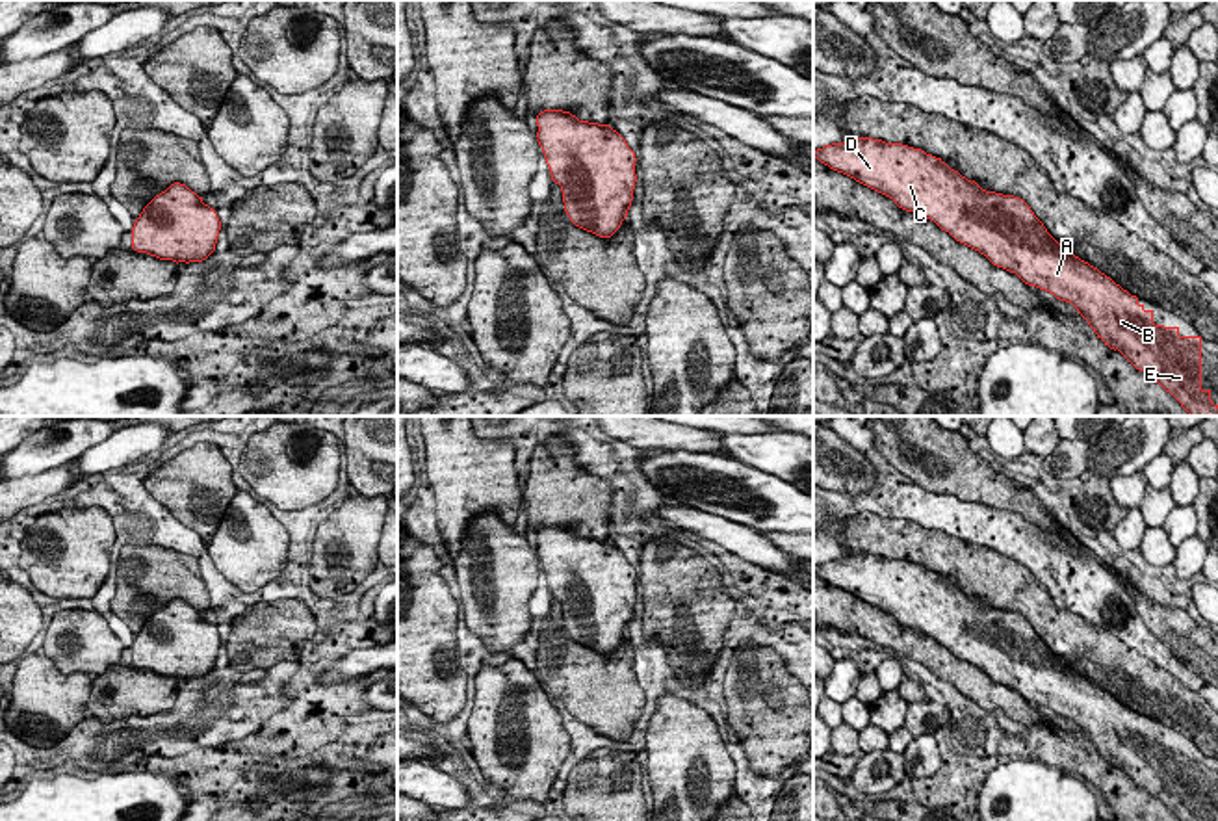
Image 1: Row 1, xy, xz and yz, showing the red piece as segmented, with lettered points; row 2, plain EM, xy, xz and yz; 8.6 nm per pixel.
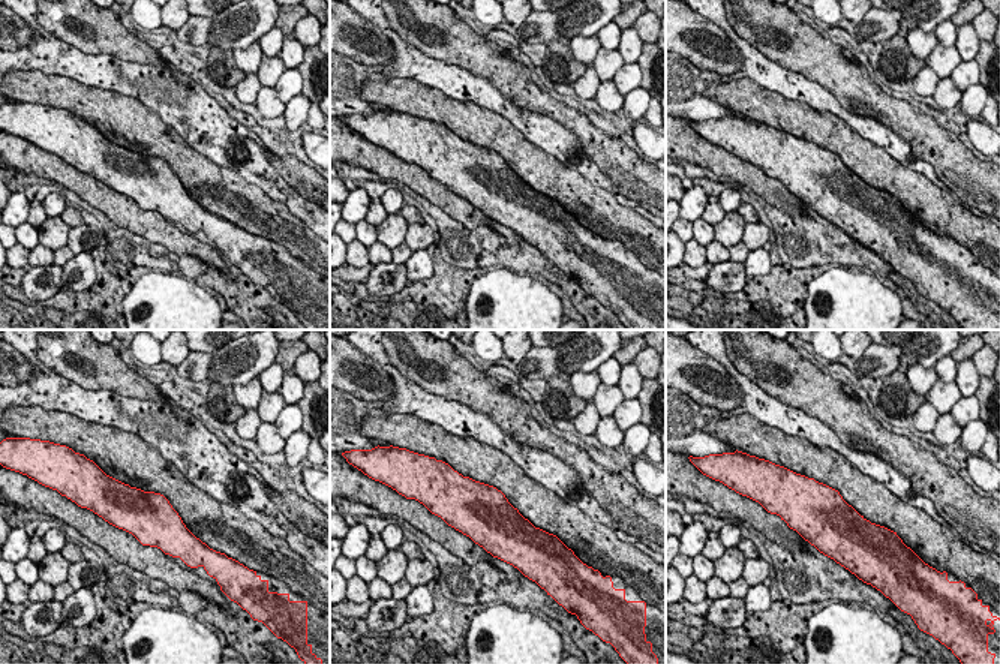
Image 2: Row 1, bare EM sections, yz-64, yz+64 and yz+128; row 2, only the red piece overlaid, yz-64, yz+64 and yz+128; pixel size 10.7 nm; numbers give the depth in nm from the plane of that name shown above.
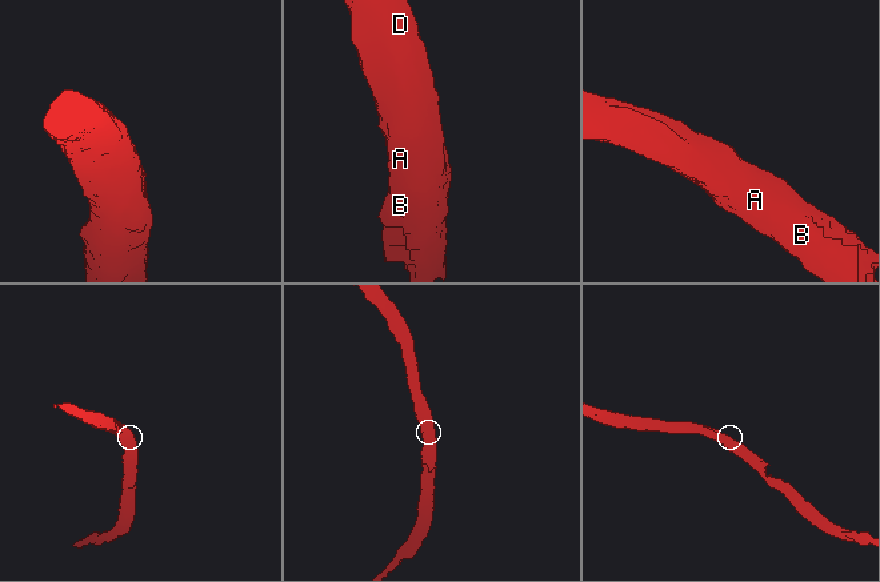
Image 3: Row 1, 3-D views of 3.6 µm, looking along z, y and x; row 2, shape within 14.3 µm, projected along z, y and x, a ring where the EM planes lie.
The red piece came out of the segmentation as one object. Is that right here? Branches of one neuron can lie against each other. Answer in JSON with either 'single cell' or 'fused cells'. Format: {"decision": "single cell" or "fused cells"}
{"decision": "single cell"}

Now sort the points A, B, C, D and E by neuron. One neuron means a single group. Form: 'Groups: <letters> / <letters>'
Groups: A B C D E

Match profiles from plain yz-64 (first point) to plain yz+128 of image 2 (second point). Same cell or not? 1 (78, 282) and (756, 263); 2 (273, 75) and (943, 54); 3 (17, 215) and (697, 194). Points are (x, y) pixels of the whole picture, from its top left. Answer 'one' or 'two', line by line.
1: one
2: one
3: one

